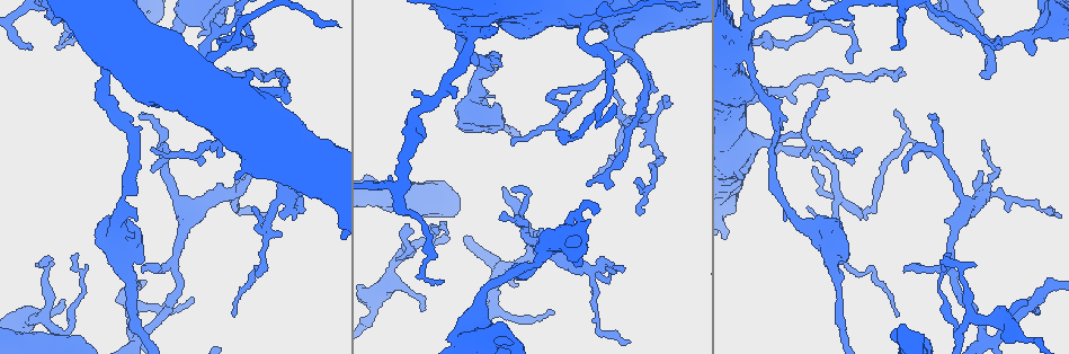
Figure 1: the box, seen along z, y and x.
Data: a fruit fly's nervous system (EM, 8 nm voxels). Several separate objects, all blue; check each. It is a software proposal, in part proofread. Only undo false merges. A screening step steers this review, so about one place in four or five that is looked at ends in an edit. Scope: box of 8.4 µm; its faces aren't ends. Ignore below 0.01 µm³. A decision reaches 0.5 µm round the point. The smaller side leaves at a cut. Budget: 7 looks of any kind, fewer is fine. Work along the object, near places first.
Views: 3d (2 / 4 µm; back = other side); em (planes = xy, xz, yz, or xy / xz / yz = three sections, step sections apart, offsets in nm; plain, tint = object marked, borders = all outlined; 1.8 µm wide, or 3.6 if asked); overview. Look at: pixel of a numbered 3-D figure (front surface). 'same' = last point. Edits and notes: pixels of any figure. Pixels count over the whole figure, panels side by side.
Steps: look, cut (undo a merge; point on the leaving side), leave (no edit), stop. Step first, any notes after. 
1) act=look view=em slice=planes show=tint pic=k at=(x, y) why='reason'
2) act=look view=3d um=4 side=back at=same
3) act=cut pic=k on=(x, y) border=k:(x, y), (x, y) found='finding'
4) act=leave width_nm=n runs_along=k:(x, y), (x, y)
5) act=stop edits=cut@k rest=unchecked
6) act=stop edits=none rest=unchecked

act=look view=3d um=4 pic=1 at=(588, 274) why='three arms meet'

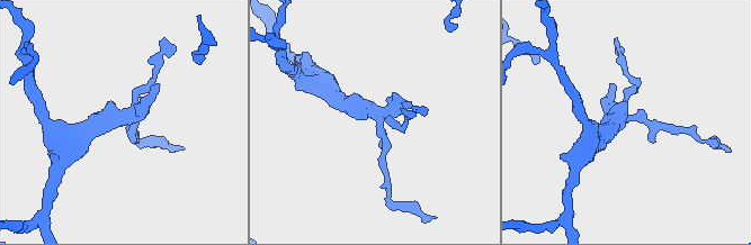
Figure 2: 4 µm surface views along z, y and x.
act=look view=em slice=xz step=16 show=tint pic=2 at=(624, 116) why='shape alone is not enough'

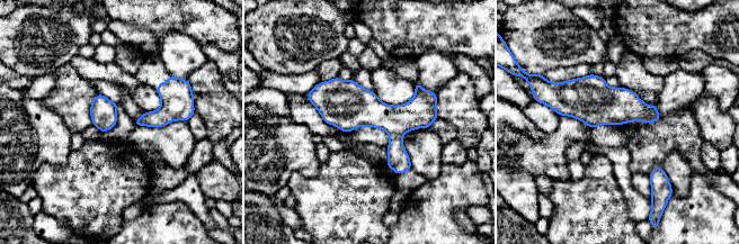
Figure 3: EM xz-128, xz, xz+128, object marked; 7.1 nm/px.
act=look view=em slice=planes show=tint at=same why='cut it another way'

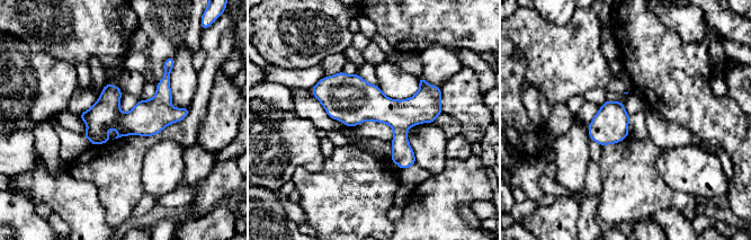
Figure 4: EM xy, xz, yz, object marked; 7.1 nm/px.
act=leave runs_along=4:(314, 90), (380, 108), (437, 95) found='one cell here'

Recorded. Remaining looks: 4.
act=look view=em slice=planes show=plain pic=1 at=(937, 154) why='sharp bend'

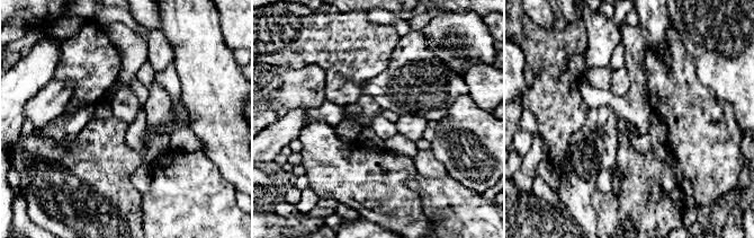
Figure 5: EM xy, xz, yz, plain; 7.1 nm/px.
act=look view=em slice=planes show=tint at=same

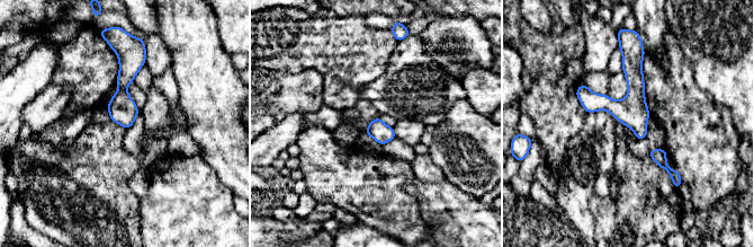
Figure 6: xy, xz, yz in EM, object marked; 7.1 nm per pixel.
act=leave width_nm=140 runs_along=6:(634, 55), (635, 117), (640, 135) found='one cell here'

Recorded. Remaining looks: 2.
act=look view=em um=3.6 slice=planes show=tint pic=1 at=(748, 27) why='two arms in line, one across'

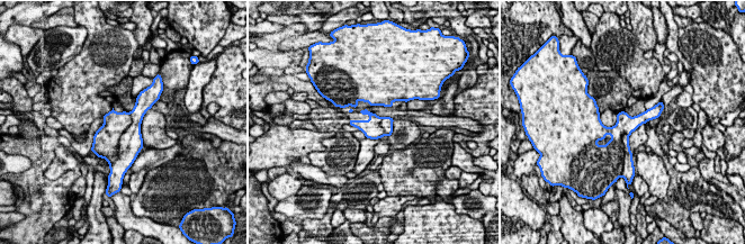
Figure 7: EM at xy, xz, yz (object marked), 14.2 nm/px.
act=cut pic=7 on=(131, 143) part_leaving=7:(142, 101), (129, 147), (120, 159) found='two cells meet here'

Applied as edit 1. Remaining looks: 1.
act=stop edits=cut@7 rest=unchecked

